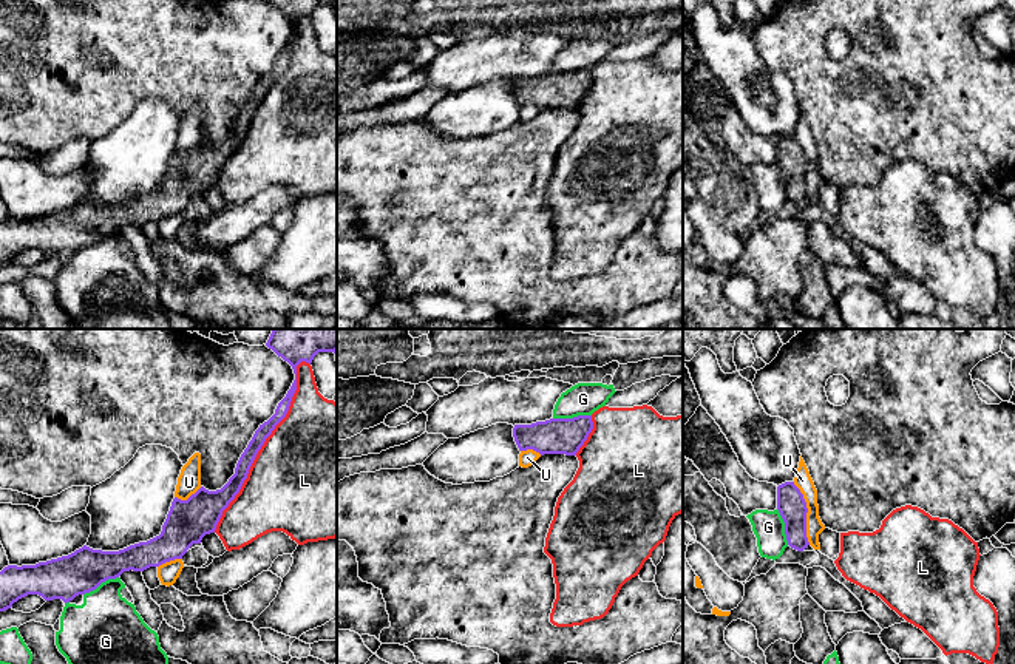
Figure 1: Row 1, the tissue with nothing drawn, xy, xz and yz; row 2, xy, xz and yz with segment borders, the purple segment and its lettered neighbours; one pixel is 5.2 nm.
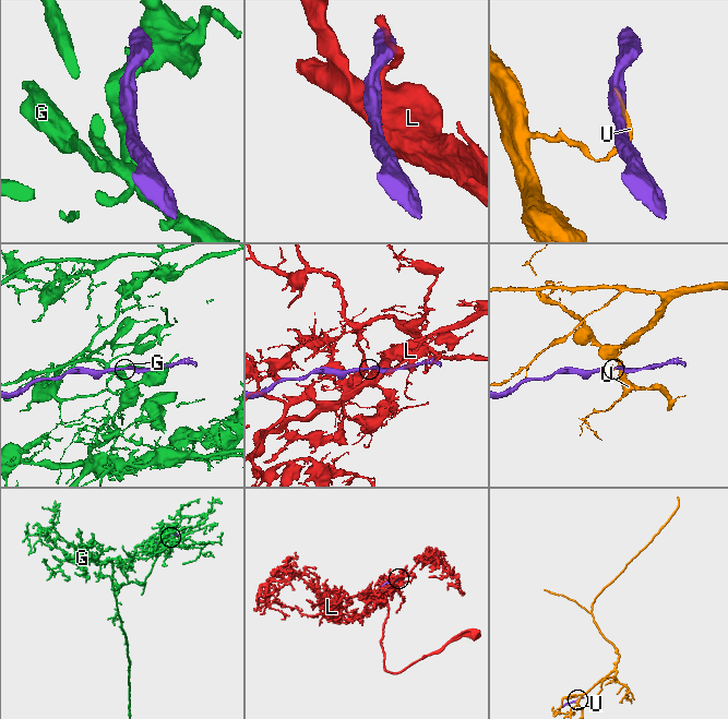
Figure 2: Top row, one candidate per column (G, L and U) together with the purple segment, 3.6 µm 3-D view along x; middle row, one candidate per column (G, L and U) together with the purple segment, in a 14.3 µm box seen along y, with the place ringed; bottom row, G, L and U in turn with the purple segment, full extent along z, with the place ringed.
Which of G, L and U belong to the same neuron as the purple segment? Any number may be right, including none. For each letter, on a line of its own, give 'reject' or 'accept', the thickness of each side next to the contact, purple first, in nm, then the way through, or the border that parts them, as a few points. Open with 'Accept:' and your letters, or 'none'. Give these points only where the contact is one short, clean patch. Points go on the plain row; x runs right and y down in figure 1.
Accept: none
G: reject | 190/170 nm
L: reject | 80/500 nm
U: reject | 150/90 nm

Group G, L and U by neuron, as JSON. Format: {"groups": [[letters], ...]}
{"groups": [["G"], ["L"], ["U"]]}

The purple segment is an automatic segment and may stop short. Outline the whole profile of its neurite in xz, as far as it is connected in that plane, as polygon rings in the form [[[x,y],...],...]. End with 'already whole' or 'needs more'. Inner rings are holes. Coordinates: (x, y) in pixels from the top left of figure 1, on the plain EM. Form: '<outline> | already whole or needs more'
[[[592,69],[550,73],[531,79],[514,79],[513,91],[519,105],[576,110],[593,83]]] | already whole

